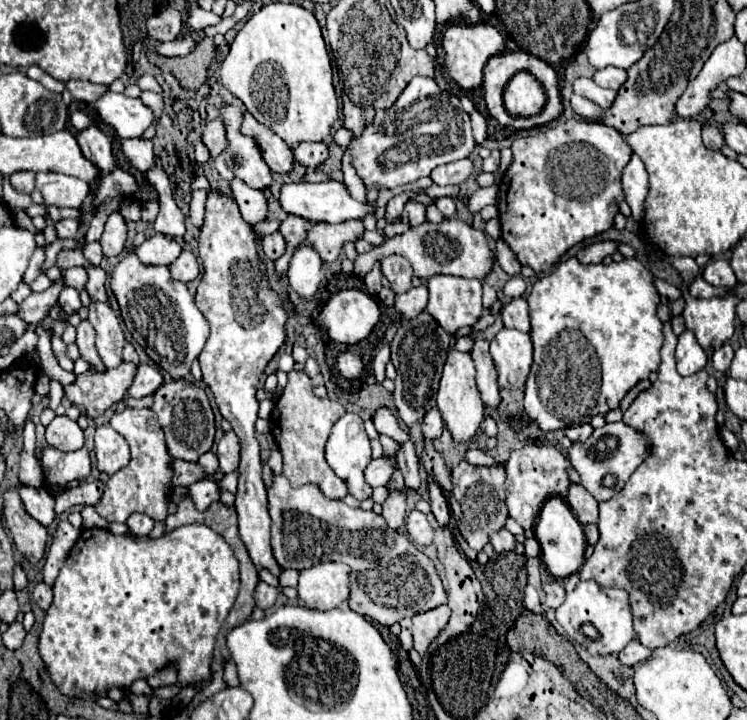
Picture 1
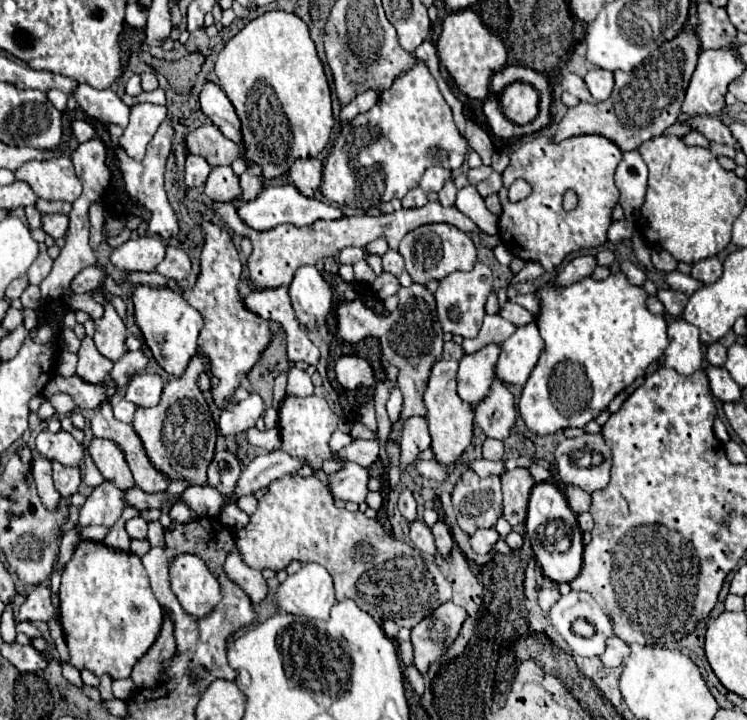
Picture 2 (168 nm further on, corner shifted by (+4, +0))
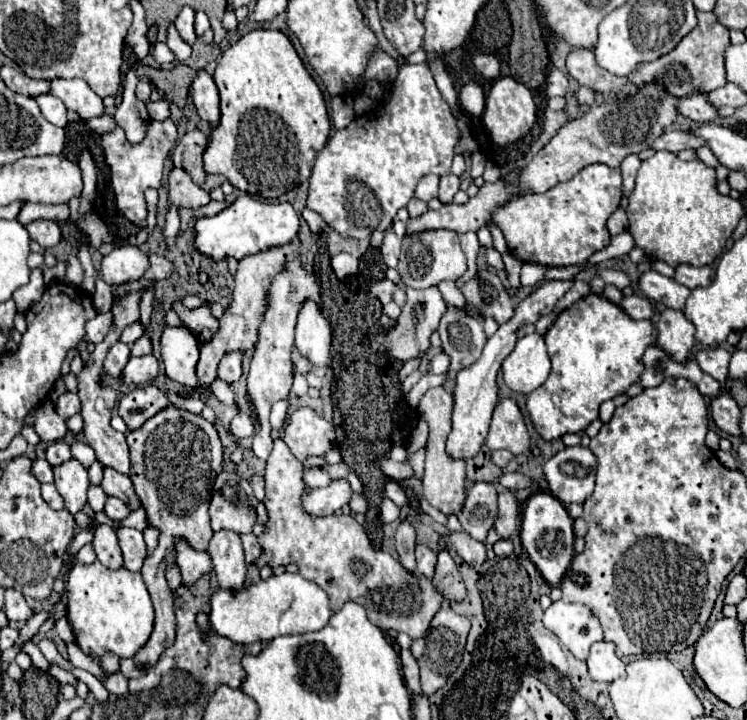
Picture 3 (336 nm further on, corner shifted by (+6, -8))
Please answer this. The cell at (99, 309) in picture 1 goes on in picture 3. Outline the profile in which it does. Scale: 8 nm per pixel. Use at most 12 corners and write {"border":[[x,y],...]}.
{"border":[[115,343],[105,357],[105,371],[119,379],[129,361],[129,345]]}

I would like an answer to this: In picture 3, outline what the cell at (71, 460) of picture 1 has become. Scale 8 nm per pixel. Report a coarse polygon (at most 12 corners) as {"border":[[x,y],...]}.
{"border":[[55,483],[41,485],[41,495],[53,509],[65,507]]}

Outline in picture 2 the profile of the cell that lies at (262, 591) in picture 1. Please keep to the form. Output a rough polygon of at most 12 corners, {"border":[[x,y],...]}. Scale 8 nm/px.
{"border":[[239,549],[227,553],[223,571],[253,603],[267,597],[261,571],[243,563]]}

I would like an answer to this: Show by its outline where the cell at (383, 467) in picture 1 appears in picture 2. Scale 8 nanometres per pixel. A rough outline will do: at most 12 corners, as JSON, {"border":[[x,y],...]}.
{"border":[[345,463],[327,475],[335,499],[361,503],[367,495],[365,467]]}

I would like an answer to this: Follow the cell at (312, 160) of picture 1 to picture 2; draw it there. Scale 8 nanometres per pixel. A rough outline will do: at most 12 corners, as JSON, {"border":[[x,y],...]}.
{"border":[[297,159],[289,179],[305,197],[315,197],[323,165]]}

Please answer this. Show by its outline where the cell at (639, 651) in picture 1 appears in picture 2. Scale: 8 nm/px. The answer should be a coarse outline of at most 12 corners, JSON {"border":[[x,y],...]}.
{"border":[[609,637],[599,659],[605,667],[623,665],[629,655],[627,643]]}

